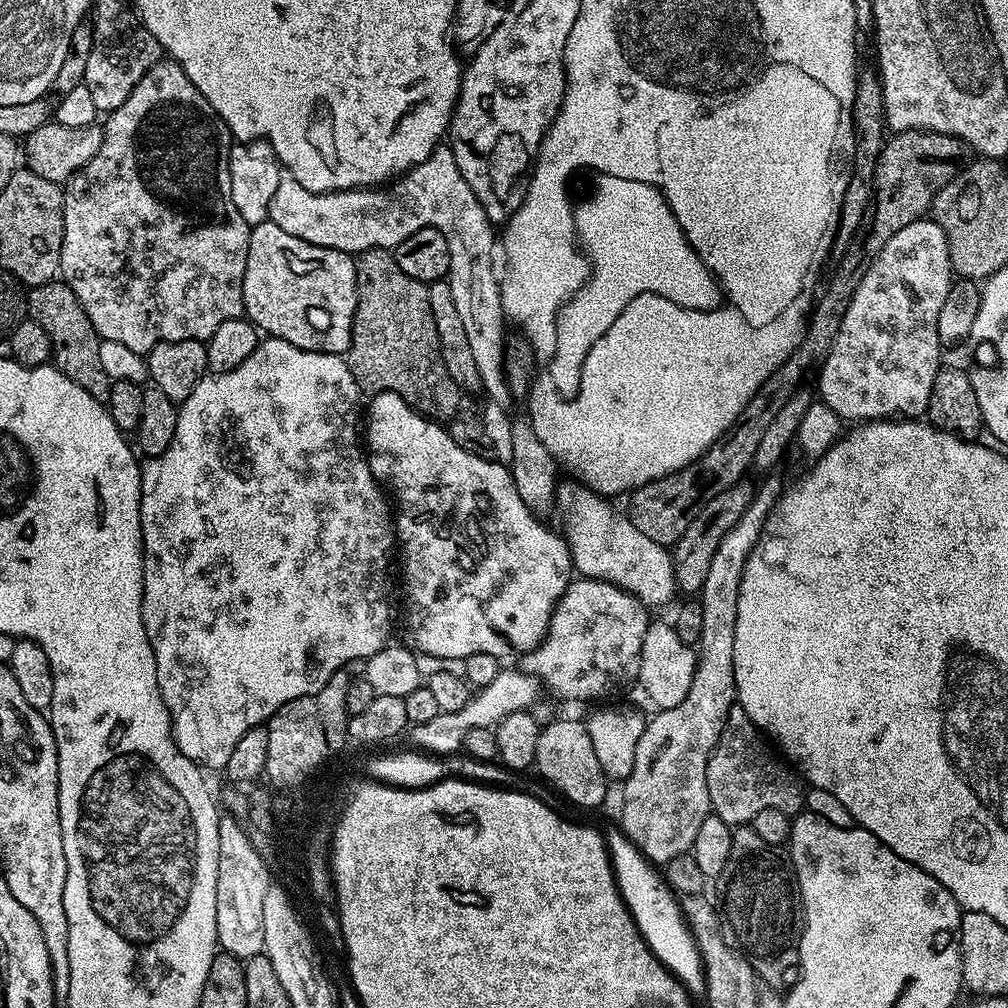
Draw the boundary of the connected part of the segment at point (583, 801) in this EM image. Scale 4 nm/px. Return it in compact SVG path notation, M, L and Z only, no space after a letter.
M556 720L545 723L540 729L535 771L540 771L554 787L565 792L580 808L596 808L608 796L609 781L602 766L598 766L598 754L594 754L594 742L590 742L587 723L576 720Z

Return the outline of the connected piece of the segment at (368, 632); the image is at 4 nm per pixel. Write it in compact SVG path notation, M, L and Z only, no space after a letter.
M275 338L261 339L259 346L238 366L229 372L218 372L205 374L194 386L194 390L187 396L178 408L178 426L174 430L174 438L170 446L161 456L153 456L140 469L140 525L142 526L142 538L144 539L144 597L142 598L142 622L146 626L146 634L150 646L154 650L156 669L158 670L158 686L162 698L168 696L166 706L176 708L176 715L184 720L184 749L182 754L186 758L203 762L203 760L220 760L226 762L230 758L234 746L242 739L242 734L251 728L259 728L268 721L286 702L294 698L302 698L306 694L314 694L330 682L330 678L345 667L351 659L360 658L368 661L371 656L378 654L389 643L388 631L392 628L392 580L388 577L388 571L392 568L392 547L397 547L398 537L394 527L394 512L390 507L389 497L380 481L374 478L374 474L368 465L368 457L362 447L362 404L360 408L362 393L354 382L352 371L348 368L348 361L343 355L335 352L311 352L302 350L298 346L290 346L290 342Z

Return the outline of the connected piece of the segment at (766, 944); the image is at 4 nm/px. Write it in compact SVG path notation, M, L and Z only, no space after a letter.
M750 826L733 827L730 858L714 884L719 915L735 947L746 953L748 965L771 988L791 988L800 976L802 905L789 853L766 842Z

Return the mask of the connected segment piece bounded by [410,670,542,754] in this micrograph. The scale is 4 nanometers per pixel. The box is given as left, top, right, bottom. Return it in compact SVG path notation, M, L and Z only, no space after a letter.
M501 670L498 678L494 678L490 686L479 689L472 699L466 702L466 706L462 706L462 710L440 712L438 718L433 718L431 722L411 725L410 736L412 732L412 740L416 743L413 745L428 754L456 751L459 753L464 747L464 739L466 734L470 734L470 730L495 729L496 725L510 714L531 709L533 707L531 704L539 698L540 692L542 693L542 685L536 677L529 676L523 670L517 672Z

